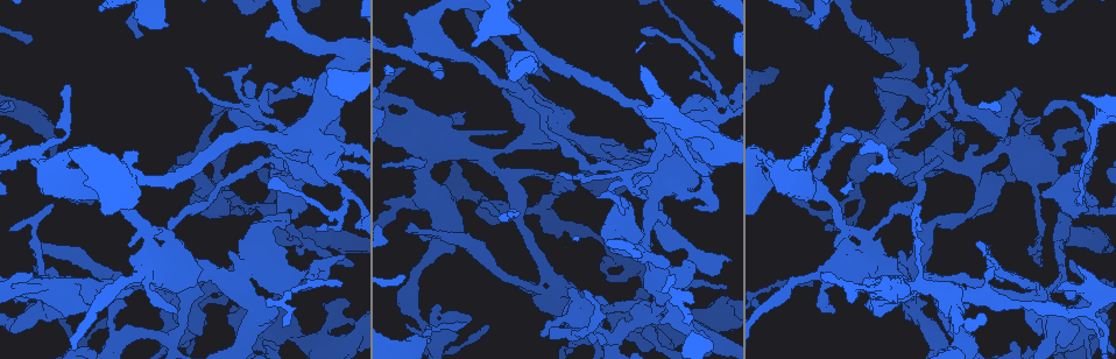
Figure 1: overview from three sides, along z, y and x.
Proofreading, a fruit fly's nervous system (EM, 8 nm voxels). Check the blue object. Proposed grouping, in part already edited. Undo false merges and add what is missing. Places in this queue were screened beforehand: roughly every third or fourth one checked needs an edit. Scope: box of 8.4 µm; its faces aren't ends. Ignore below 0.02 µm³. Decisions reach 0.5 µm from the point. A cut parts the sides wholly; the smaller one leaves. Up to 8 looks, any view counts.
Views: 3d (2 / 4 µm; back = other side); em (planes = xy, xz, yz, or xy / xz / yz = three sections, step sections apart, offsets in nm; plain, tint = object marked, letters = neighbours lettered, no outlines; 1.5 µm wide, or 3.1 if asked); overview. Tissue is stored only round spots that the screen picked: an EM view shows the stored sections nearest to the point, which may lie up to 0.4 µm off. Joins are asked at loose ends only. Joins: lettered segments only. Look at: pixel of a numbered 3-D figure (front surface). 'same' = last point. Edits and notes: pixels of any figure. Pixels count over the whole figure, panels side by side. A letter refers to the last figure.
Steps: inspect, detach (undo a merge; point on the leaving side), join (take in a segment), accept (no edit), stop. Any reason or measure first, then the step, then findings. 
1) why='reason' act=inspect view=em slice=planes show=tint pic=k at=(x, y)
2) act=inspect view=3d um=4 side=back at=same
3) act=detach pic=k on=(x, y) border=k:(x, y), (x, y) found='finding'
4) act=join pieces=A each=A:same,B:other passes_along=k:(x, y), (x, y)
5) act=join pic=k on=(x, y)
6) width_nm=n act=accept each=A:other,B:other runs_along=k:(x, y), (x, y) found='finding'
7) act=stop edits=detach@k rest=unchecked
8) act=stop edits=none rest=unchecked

why='tapers out' act=inspect view=em slice=planes show=tint pic=1 at=(602, 342)

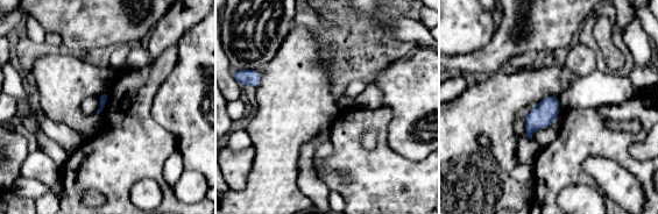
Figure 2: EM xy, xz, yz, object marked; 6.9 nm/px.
act=inspect view=em slice=planes show=letters at=same

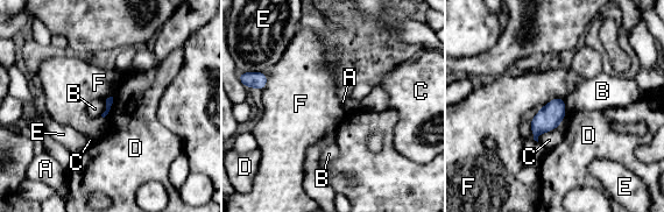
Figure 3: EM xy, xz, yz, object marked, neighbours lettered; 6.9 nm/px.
act=accept each=A:other,B:other,C:other,D:other,E:other,F:other border=3:(113, 97), (111, 108), (104, 117) found='no lettered segment goes on from it'

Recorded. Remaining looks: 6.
why='abrupt turn' act=inspect view=em slice=xz step=8 show=tint pic=1 at=(546, 274)

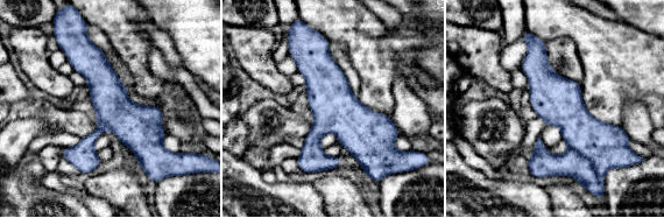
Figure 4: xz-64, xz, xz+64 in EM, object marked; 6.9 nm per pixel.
why='what lies round it' act=inspect view=em slice=xz step=8 show=letters at=same

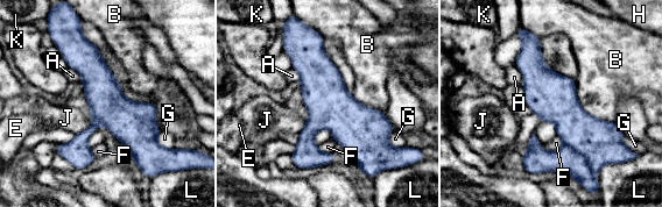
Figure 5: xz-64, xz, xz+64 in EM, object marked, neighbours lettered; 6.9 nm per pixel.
width_nm=260 act=accept each=A:other,B:other,E:other,F:other,G:other,H:other,J:other,K:other,L:other border=5:(329, 129), (315, 134), (317, 145) found='continuous, no second neuron'

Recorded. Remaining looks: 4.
why='sharp bend' act=inspect view=em slice=planes show=plain pic=1 at=(339, 318)

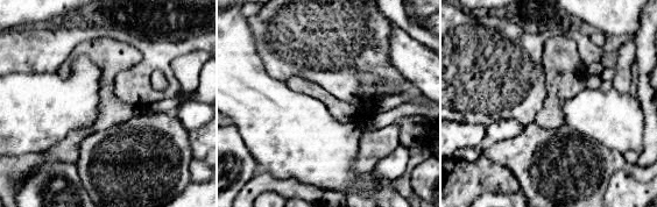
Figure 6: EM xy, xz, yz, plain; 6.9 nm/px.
why='see the neighbours' act=inspect view=em slice=planes show=letters at=same

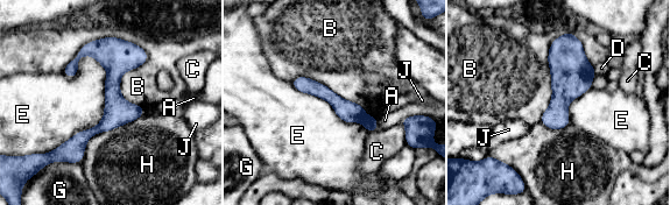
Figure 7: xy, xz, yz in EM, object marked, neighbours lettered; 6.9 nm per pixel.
width_nm=140 longest_contact=E:750nm act=accept each=A:other,B:other,C:other,D:other,E:other,G:other,H:other,J:other found='all the same neuron'

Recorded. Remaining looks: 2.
act=stop edits=none rest=unchecked

